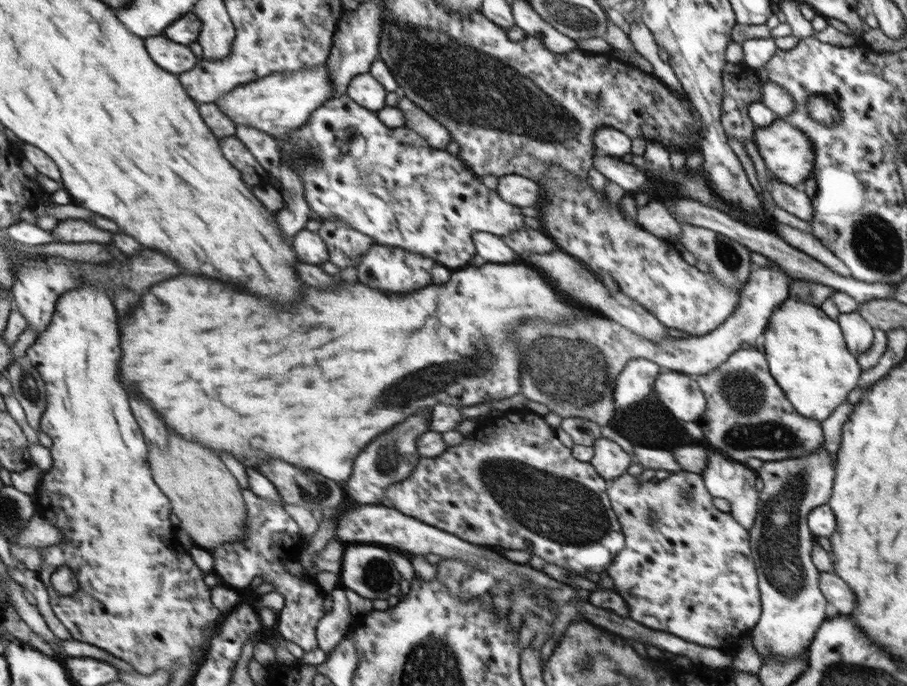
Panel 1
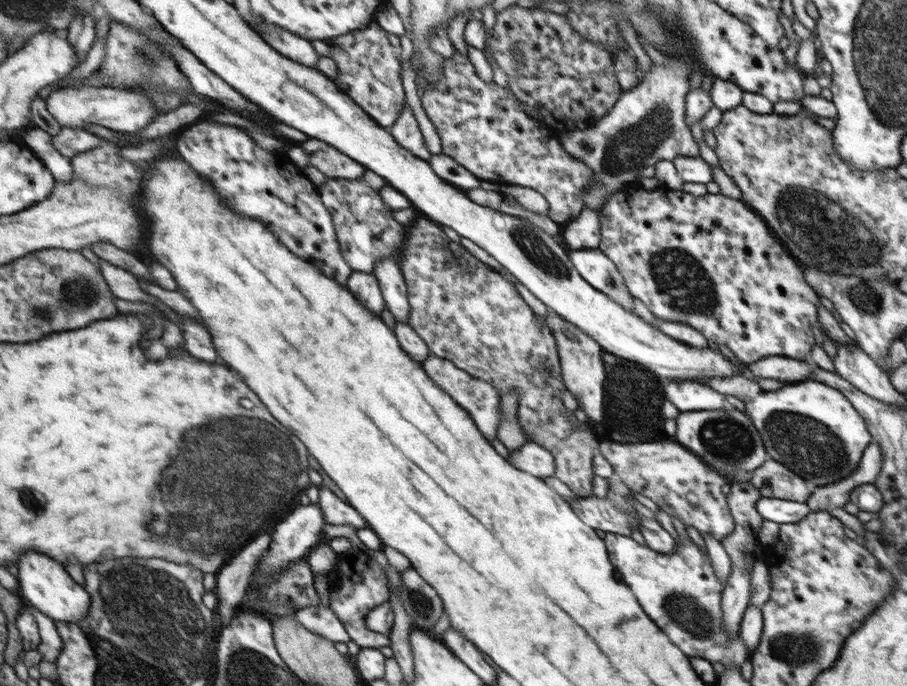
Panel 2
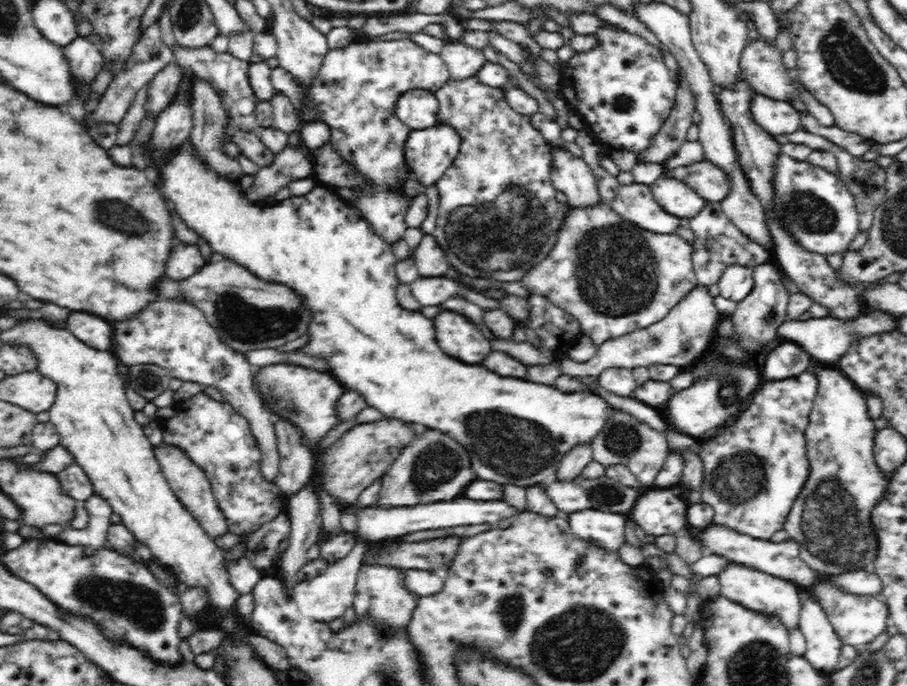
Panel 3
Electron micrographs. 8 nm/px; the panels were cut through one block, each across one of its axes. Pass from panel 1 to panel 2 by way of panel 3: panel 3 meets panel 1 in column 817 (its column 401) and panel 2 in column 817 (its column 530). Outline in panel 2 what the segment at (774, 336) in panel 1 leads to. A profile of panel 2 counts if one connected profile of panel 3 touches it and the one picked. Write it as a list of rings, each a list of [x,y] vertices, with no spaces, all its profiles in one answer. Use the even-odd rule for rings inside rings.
[[[738,376],[693,380],[706,384],[723,395],[730,394],[740,398],[746,404],[747,415],[752,422],[756,422],[756,430],[760,430],[772,459],[790,468],[794,474],[804,478],[804,481],[810,480],[818,484],[814,487],[850,477],[864,454],[864,448],[872,440],[871,431],[866,428],[866,420],[856,412],[855,406],[846,395],[835,387],[820,384],[812,378],[808,382],[792,382],[792,386],[783,386],[776,392],[764,392],[750,380],[740,382]]]

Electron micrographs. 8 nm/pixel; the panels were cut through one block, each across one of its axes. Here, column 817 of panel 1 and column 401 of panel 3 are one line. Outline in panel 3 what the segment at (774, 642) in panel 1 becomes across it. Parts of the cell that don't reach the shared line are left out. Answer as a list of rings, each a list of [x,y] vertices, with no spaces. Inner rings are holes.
[[[426,428],[402,449],[381,477],[382,498],[376,506],[414,507],[454,500],[462,496],[466,486],[476,478],[474,474],[470,468],[470,456],[458,442],[440,430]],[[361,564],[355,582],[352,606],[358,617],[370,617],[374,623],[385,628],[385,632],[388,634],[396,634],[398,630],[404,630],[409,626],[419,600],[420,598],[408,589],[408,584],[405,582],[404,567],[394,567],[392,564],[389,566]]]

